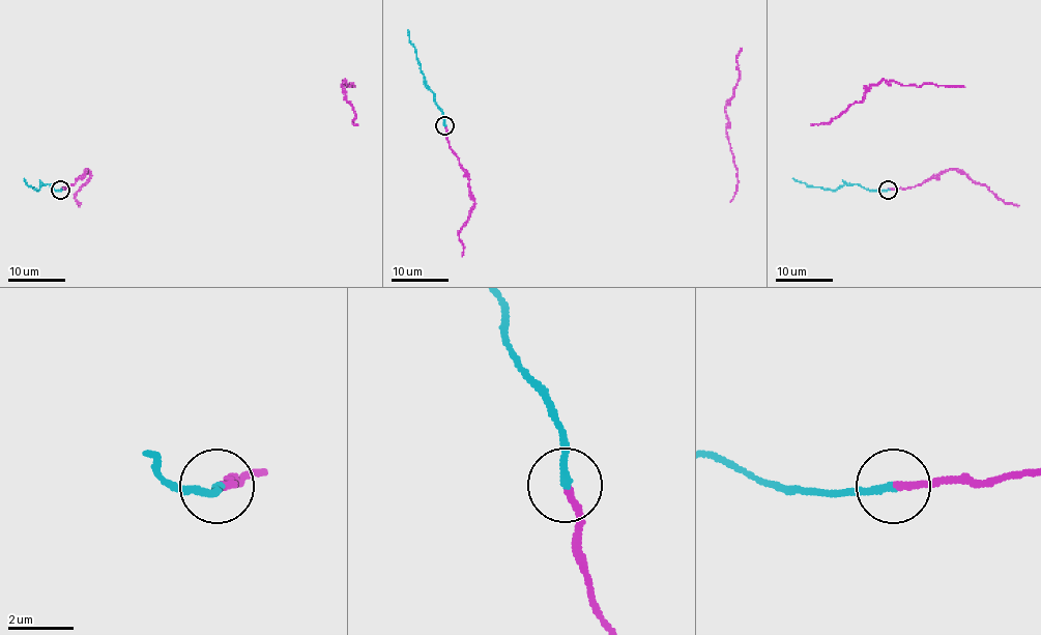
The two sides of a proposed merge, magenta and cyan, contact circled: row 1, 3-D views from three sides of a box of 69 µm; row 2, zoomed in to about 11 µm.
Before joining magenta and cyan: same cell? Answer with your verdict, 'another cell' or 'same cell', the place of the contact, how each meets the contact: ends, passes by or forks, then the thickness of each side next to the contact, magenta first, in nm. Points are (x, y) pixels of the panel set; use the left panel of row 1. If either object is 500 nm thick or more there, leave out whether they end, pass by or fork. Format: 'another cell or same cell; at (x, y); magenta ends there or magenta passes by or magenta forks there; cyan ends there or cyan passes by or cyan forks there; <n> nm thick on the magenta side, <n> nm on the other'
same cell; at (60, 190); magenta ends there; cyan ends there; 200 nm thick on the magenta side, 240 nm on the other

